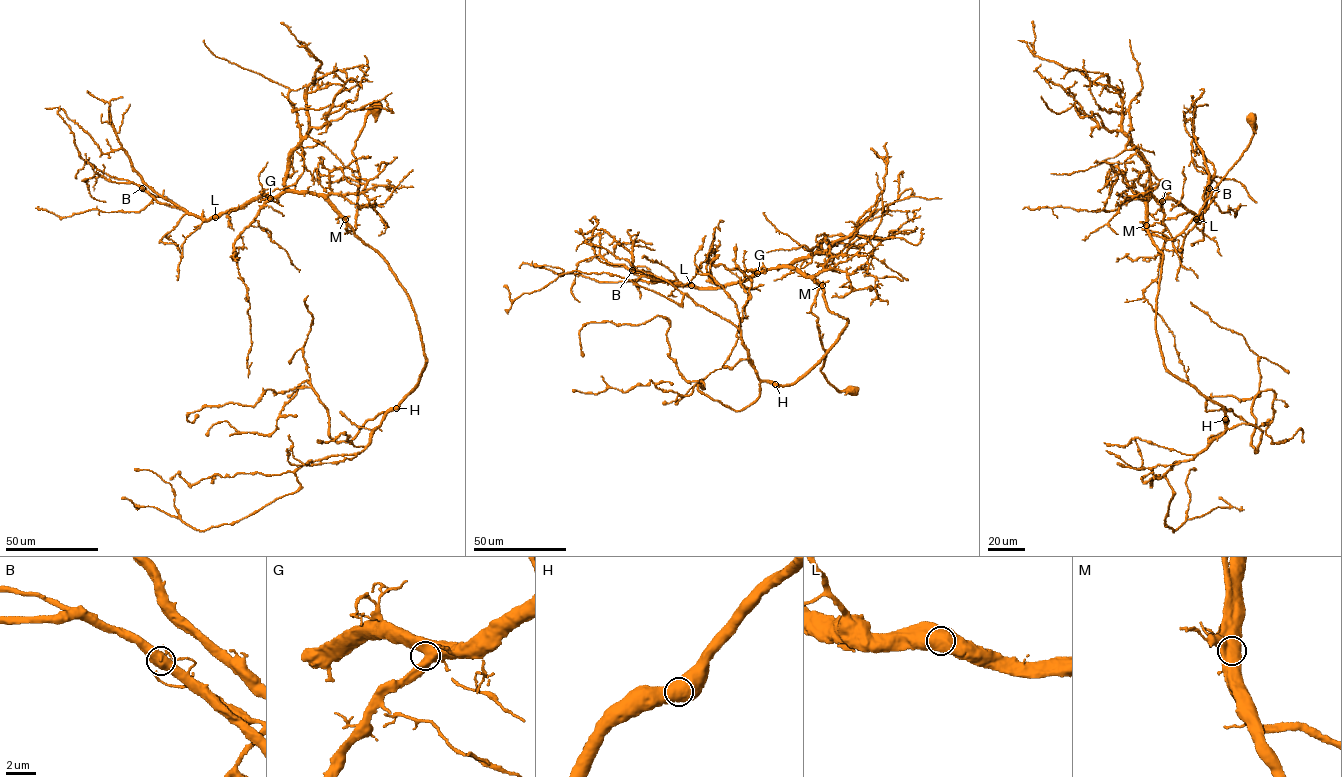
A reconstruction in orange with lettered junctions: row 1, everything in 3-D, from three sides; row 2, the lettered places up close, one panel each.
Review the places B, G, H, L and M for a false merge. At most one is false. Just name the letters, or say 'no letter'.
no letter

